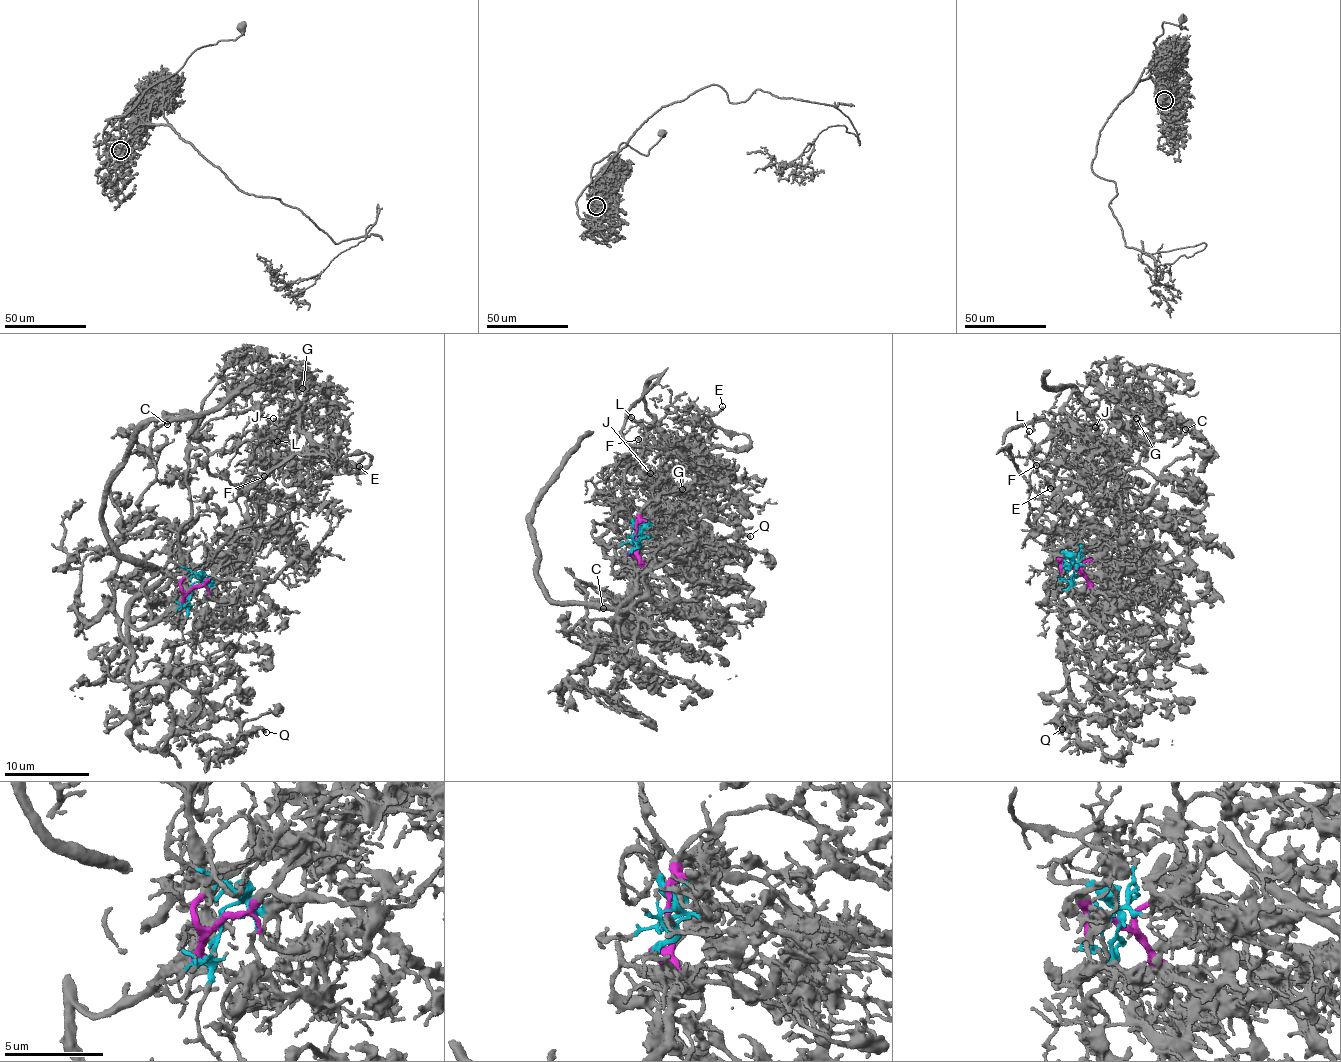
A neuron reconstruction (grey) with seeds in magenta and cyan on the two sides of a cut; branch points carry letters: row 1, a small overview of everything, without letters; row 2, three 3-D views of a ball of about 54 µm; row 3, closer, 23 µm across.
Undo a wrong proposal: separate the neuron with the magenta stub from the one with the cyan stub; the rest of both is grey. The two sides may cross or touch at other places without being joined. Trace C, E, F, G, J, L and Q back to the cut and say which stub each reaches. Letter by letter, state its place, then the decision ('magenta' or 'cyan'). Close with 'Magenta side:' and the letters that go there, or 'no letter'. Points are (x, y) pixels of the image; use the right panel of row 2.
C: (1185, 429) | magenta
E: (1050, 488) | cyan
F: (1036, 465) | cyan
G: (1136, 418) | cyan
J: (1095, 427) | cyan
L: (1029, 431) | cyan
Q: (1062, 729) | magenta
Magenta side: C, Q

